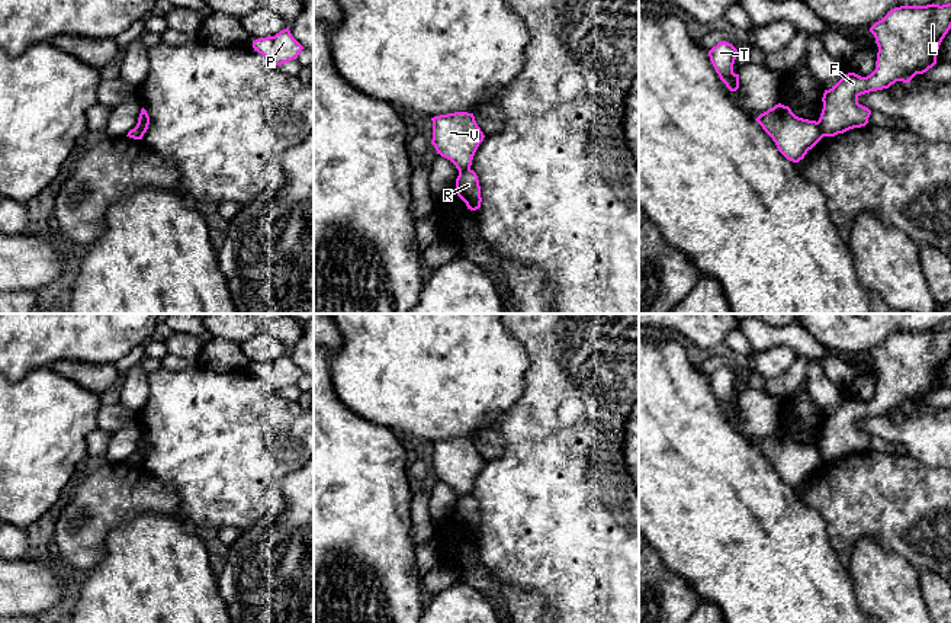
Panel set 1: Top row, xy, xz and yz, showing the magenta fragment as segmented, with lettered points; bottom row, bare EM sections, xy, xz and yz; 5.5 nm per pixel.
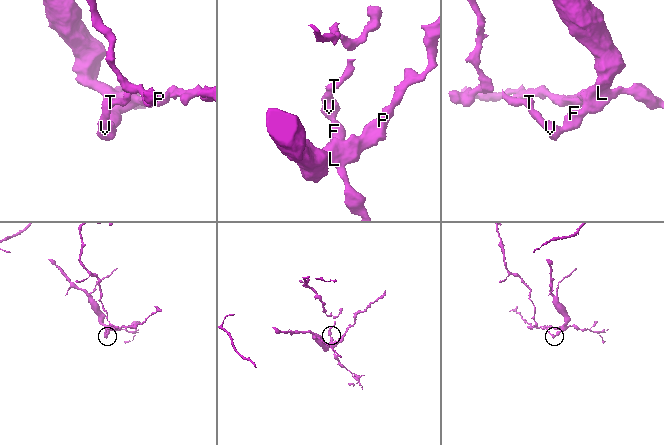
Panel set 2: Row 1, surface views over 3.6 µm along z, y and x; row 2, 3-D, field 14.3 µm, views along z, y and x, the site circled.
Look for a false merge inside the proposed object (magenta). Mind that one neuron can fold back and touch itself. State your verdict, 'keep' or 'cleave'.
cleave

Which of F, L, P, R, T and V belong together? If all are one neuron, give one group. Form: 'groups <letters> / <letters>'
groups F L P R / T V

